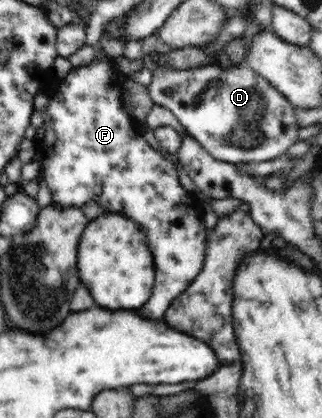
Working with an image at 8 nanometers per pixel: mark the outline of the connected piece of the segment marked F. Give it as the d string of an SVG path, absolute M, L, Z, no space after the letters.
M101 44L95 46L96 58L90 62L90 64L84 64L84 66L73 67L68 76L65 76L58 83L58 90L56 94L50 97L49 106L42 112L44 119L44 136L42 144L45 147L45 162L41 165L40 177L44 178L44 182L50 188L52 193L53 204L63 206L64 208L70 208L70 206L77 206L81 208L84 204L88 204L90 200L93 200L96 204L99 204L107 212L115 212L122 216L128 217L130 220L137 222L141 229L147 234L148 248L153 256L153 263L155 264L155 281L152 286L152 296L150 300L136 309L142 316L146 318L162 318L164 312L168 310L170 303L179 297L188 288L189 284L192 284L192 280L200 274L200 268L204 266L204 256L206 256L206 242L208 240L208 228L202 223L202 216L194 216L194 210L190 212L190 206L195 203L195 197L188 190L184 190L182 184L180 184L180 176L174 162L165 158L160 151L151 147L149 142L143 137L143 129L140 124L136 122L125 110L123 105L123 82L125 80L124 75L119 70L116 70L111 66L111 60L108 55L101 48Z

